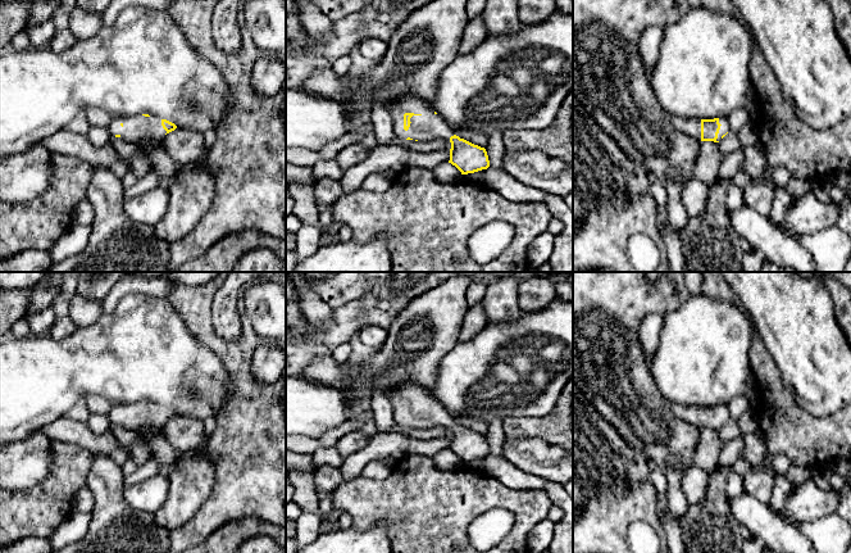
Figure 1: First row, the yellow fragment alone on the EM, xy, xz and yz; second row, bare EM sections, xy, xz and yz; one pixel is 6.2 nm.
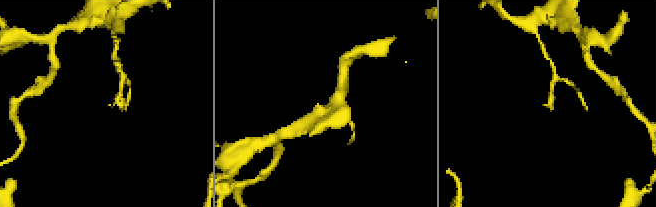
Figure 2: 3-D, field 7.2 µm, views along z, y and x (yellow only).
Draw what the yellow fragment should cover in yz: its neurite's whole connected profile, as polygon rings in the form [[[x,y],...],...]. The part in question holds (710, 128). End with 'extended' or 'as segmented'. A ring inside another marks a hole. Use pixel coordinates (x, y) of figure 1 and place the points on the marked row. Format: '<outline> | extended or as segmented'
[[[669,115],[674,128],[698,141],[719,142],[731,130],[727,117],[714,119],[686,119],[683,117]]] | extended

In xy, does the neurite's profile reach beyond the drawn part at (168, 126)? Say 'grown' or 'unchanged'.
grown

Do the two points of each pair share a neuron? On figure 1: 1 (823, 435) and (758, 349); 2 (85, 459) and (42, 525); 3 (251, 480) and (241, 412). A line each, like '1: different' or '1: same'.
1: same
2: same
3: same

